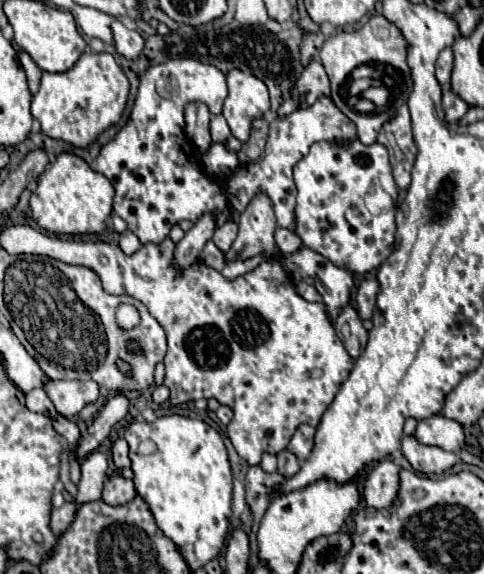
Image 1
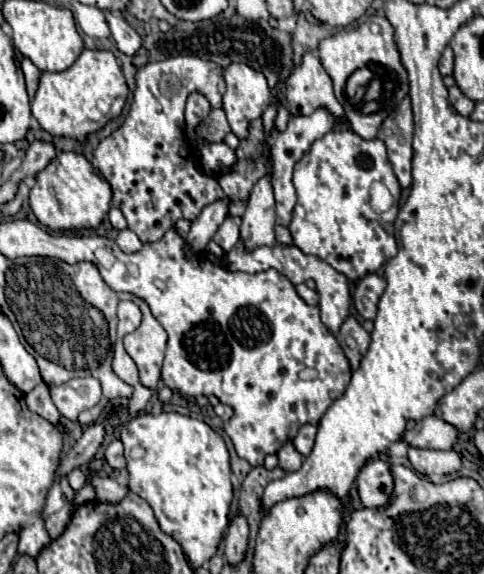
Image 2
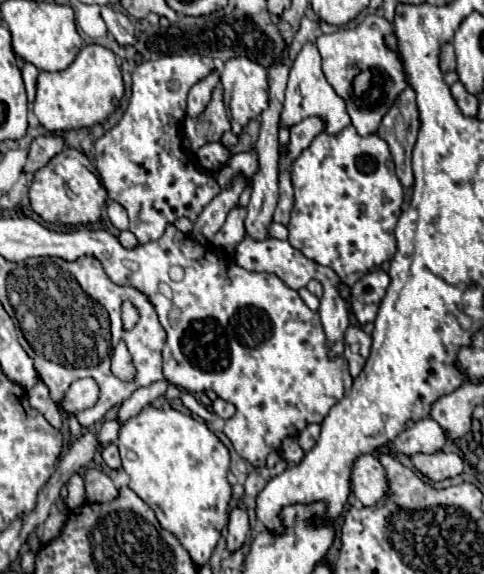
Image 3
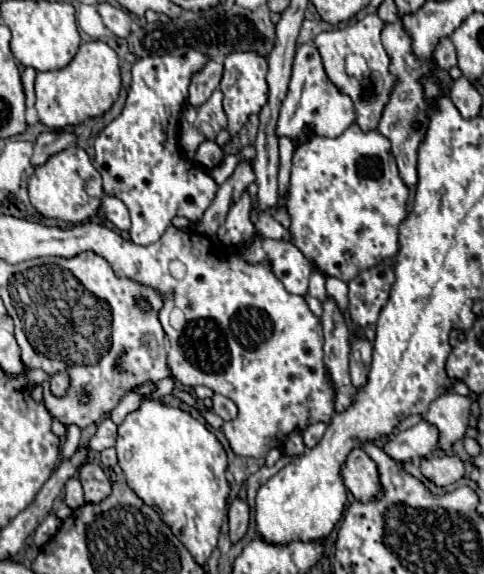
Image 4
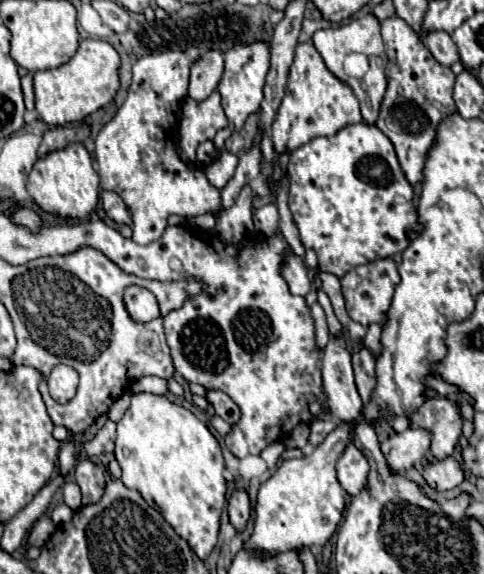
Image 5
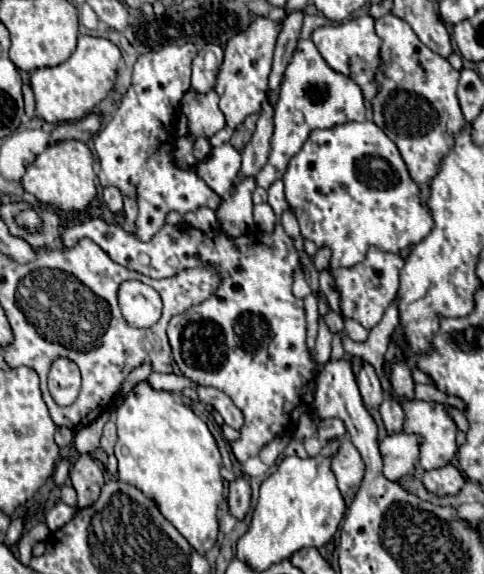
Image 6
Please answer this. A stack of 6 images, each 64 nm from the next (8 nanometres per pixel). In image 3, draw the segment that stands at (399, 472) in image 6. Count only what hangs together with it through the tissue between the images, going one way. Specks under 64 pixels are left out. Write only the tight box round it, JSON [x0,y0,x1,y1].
[390,418,446,456]

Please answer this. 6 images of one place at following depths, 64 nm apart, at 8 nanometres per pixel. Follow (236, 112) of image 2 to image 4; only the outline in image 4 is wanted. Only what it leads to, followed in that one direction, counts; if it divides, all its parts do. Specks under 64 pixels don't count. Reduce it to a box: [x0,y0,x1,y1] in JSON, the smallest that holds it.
[220,52,268,136]

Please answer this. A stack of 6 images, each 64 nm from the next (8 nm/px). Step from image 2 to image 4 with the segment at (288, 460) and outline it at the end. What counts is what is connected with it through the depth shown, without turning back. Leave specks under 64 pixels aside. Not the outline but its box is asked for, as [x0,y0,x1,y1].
[282,430,304,456]

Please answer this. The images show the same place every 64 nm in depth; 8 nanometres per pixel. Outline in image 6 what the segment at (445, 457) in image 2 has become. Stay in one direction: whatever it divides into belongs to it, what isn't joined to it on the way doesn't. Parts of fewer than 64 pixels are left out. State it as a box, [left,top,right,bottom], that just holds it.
[422,464,466,496]

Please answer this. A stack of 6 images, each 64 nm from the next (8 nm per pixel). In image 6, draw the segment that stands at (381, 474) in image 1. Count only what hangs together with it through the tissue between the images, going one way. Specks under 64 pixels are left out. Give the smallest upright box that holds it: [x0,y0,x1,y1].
[332,438,364,492]

